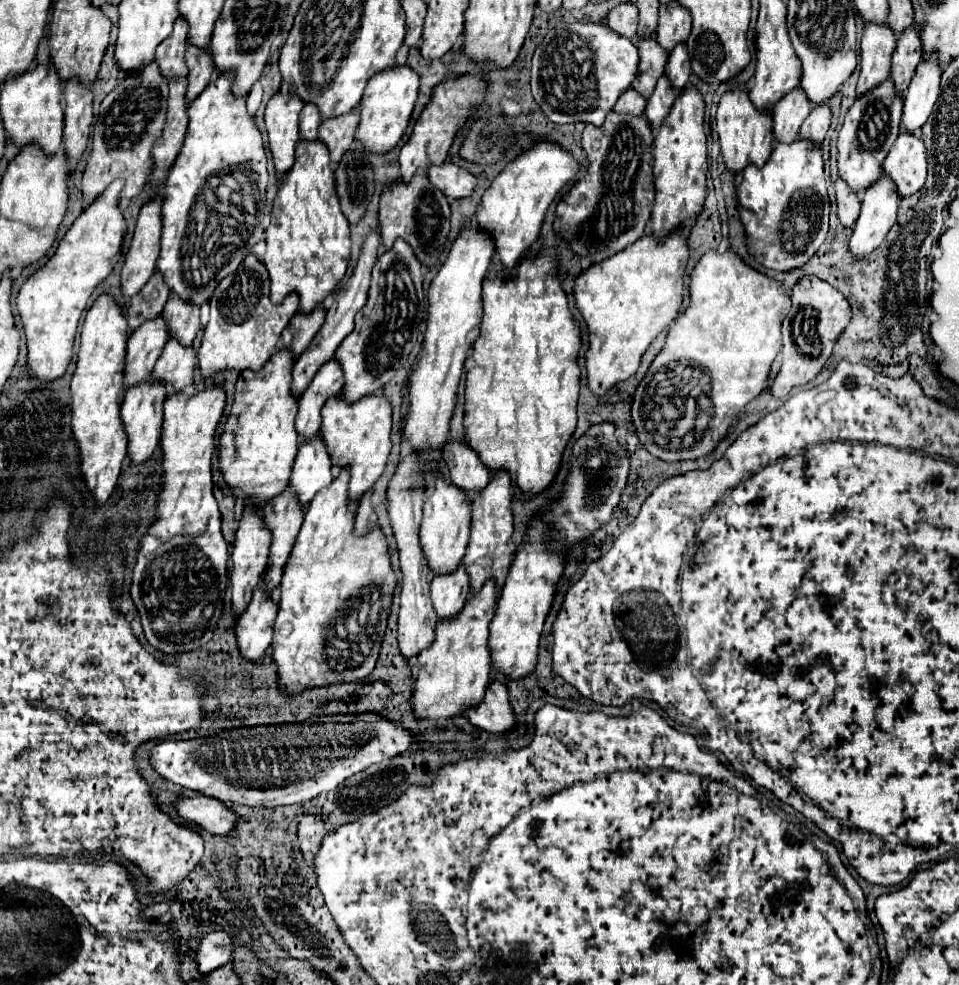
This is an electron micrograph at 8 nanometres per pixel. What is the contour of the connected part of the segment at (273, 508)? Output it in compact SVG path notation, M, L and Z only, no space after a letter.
M286 487L276 499L270 499L268 503L264 503L262 515L266 519L266 525L272 529L266 583L268 583L268 589L274 589L280 585L284 565L288 561L290 549L294 547L294 539L300 531L304 507L296 503L296 495L292 495L292 487Z

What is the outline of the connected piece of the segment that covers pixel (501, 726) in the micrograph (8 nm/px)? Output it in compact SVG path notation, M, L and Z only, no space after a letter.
M490 681L486 687L484 699L476 707L468 707L464 715L470 719L472 725L488 731L488 733L502 733L514 727L512 707L508 703L508 691L504 681Z

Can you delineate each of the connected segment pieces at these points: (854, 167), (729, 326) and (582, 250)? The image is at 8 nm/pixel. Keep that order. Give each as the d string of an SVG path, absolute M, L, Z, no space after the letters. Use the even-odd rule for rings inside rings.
M888 77L886 83L872 87L868 95L860 95L846 113L844 125L838 135L838 173L852 187L852 191L862 193L882 175L880 167L900 133L902 107L904 95L902 91L896 91L896 87L892 87L892 79Z
M708 249L690 275L690 305L682 317L674 321L668 331L666 345L650 365L646 377L636 389L632 403L632 421L642 445L662 461L684 461L708 455L726 435L732 419L744 409L748 401L758 397L768 383L770 365L776 359L782 339L780 325L790 311L788 289L752 269L742 261L742 257L732 249ZM670 363L694 363L696 365L696 397L692 397L690 407L684 407L684 397L690 395L690 373L688 365Z
M614 109L606 115L604 125L586 125L582 133L582 149L588 155L586 175L568 191L568 195L556 207L554 229L562 237L566 237L572 245L576 257L588 257L592 263L600 263L616 251L634 243L642 233L650 219L654 207L654 179L652 179L652 143L654 131L648 119L642 115L620 115Z

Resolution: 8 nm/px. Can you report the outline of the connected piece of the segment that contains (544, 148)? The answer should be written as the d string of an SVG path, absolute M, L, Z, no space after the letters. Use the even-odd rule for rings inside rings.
M534 141L528 149L520 151L504 169L498 173L490 187L482 195L480 209L476 211L476 223L490 231L496 243L496 259L504 265L504 273L512 275L518 261L526 255L536 235L540 233L542 219L548 205L554 201L558 191L578 173L582 165L572 155L572 151L562 151L554 141Z

